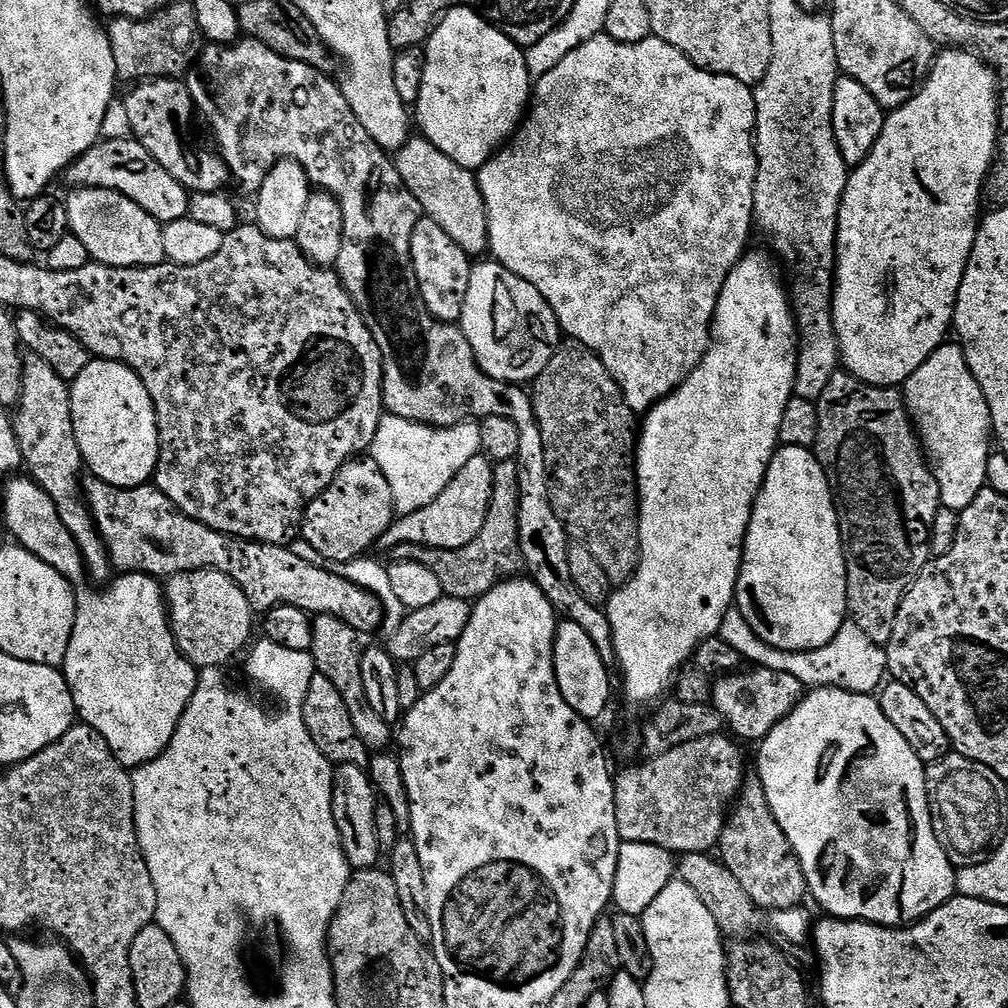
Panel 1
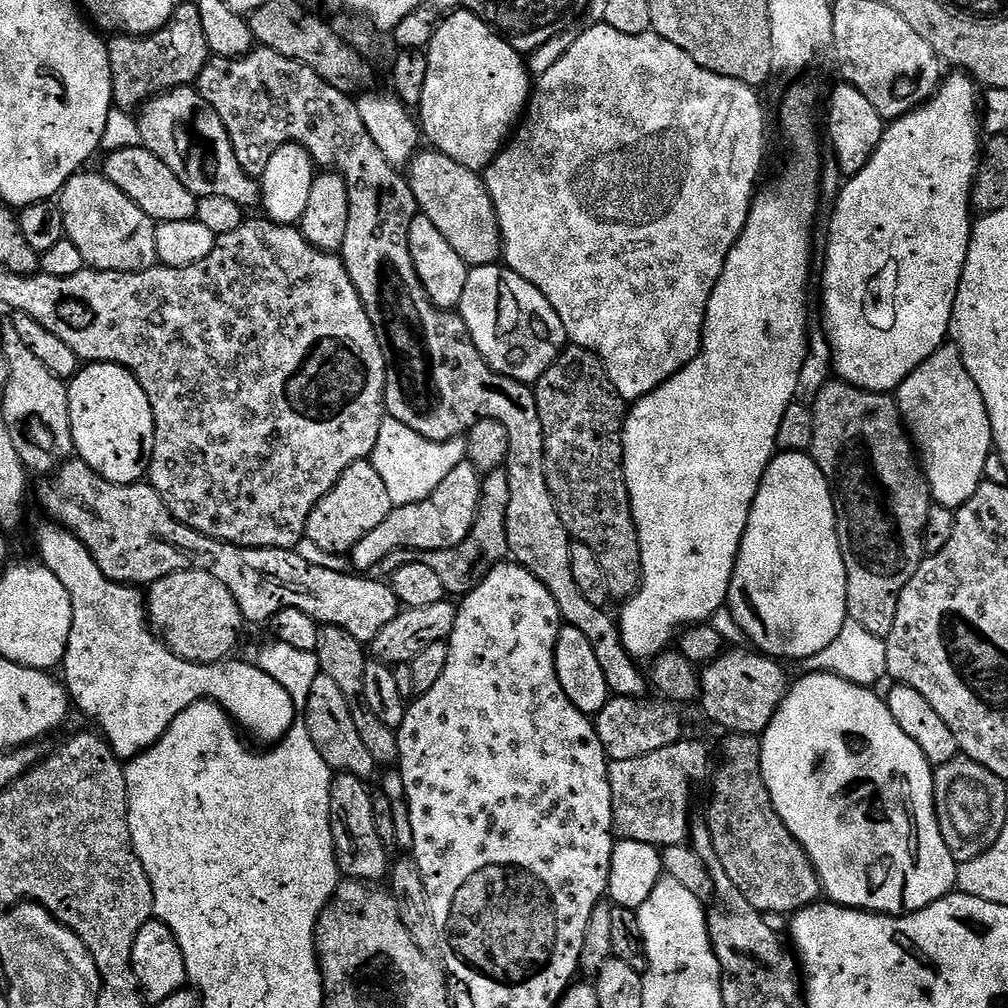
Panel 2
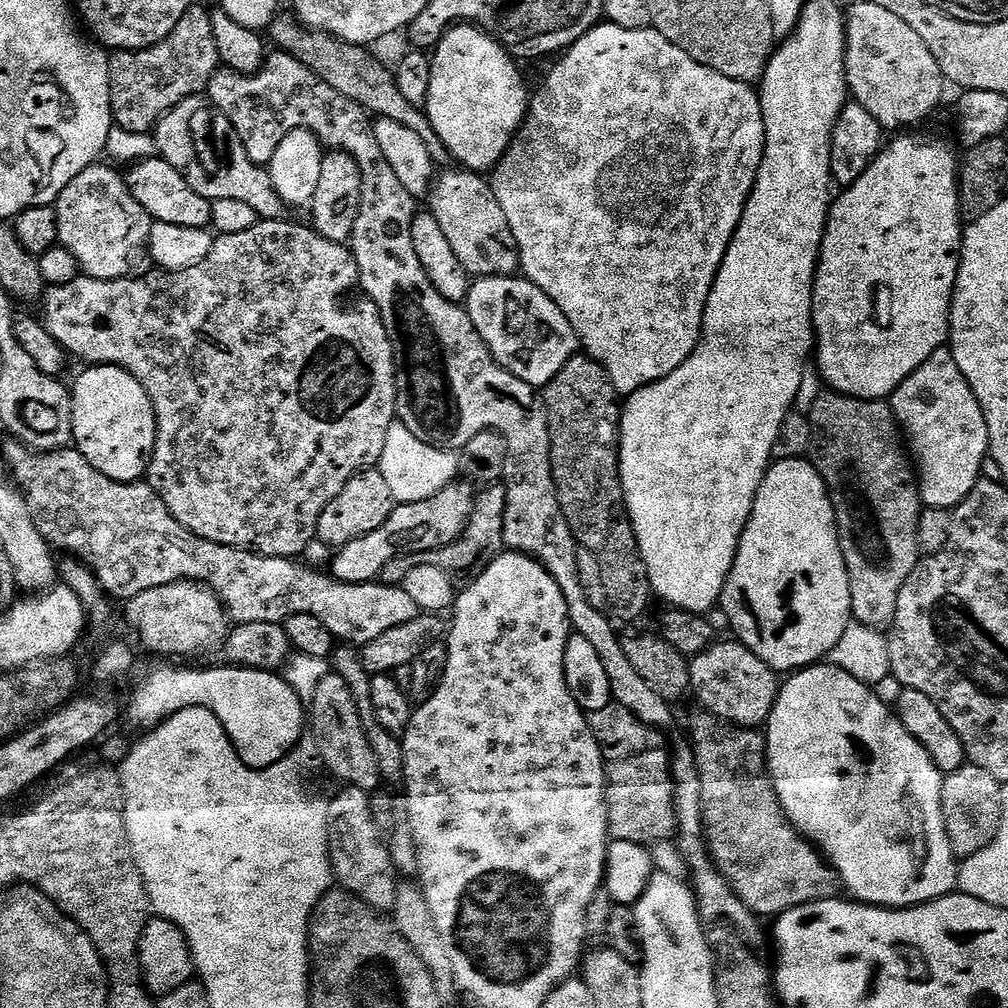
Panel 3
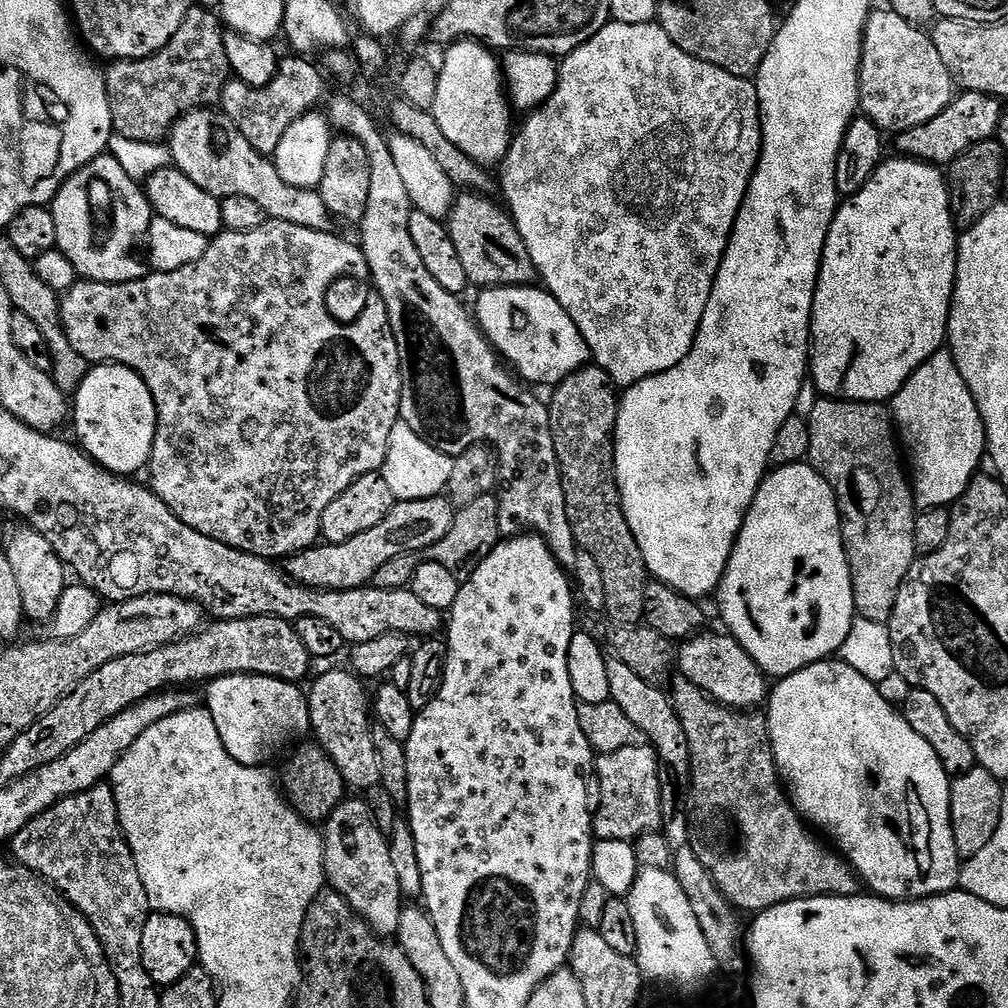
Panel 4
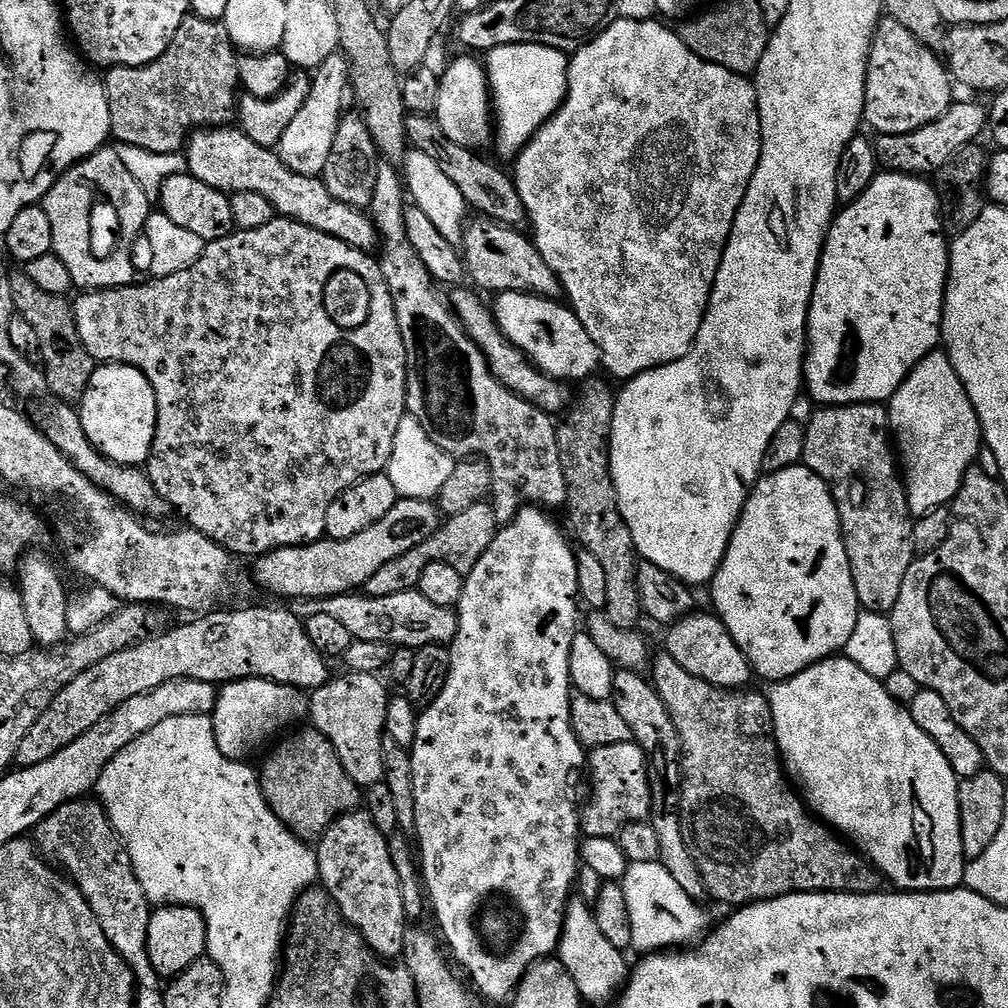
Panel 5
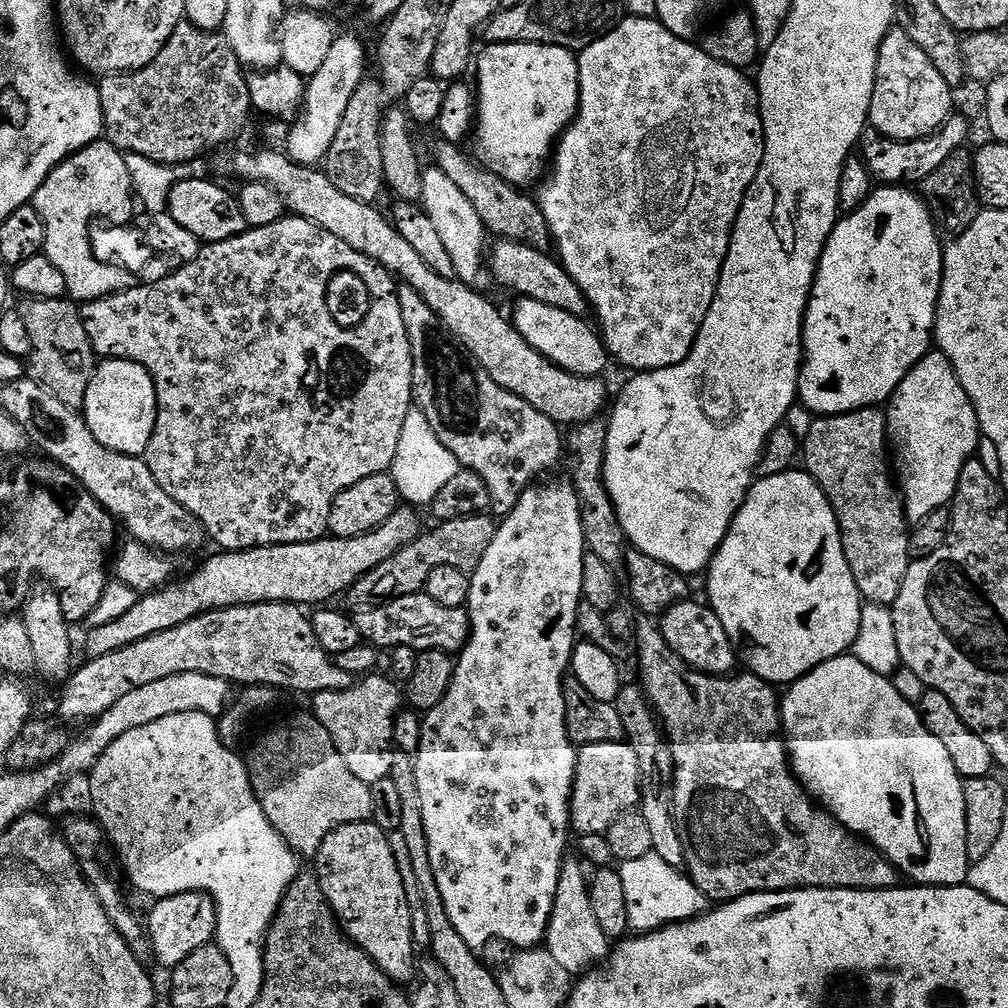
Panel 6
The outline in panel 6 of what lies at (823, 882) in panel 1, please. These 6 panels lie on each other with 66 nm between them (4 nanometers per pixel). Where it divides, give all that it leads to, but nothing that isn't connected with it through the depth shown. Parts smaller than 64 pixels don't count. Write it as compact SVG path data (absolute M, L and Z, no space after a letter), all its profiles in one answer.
M845 654L842 656L836 656L832 660L827 660L826 663L820 664L813 672L808 672L804 676L800 677L795 684L791 685L787 689L788 693L783 693L782 703L780 706L780 718L782 721L782 735L786 741L786 747L788 749L788 759L792 765L792 770L796 774L797 780L799 780L801 786L804 788L805 792L824 809L825 812L834 817L835 820L842 826L846 826L848 831L855 832L857 836L868 841L869 844L873 844L876 849L888 859L889 862L896 868L897 872L900 873L901 877L907 878L908 876L913 885L916 886L931 886L933 888L955 888L957 886L963 885L968 878L968 870L970 867L970 861L968 855L966 854L966 794L964 793L964 780L958 774L958 770L954 766L954 761L950 759L950 754L946 751L946 746L942 746L942 742L938 742L938 738L934 738L934 734L930 734L930 730L924 725L924 720L920 717L920 710L917 705L911 704L906 698L902 696L895 689L893 681L887 676L882 674L874 674L874 670L870 670L870 666L862 666L862 662L858 662L856 657L851 654Z

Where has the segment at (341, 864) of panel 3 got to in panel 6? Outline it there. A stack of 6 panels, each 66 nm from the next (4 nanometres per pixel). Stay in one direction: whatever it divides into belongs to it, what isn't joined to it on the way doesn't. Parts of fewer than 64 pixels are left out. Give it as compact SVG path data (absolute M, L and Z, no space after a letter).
M371 819L342 825L326 835L321 848L314 857L314 874L320 880L322 894L326 894L336 921L345 936L357 944L397 985L407 985L407 980L417 975L418 946L412 937L410 902L406 902L406 886L402 886L402 874L398 874L398 862L394 862L394 850L390 850L389 833L383 832Z

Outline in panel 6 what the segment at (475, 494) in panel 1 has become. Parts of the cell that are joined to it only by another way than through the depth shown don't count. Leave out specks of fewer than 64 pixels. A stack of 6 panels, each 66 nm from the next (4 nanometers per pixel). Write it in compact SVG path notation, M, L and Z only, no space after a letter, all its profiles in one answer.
M401 506L382 526L358 538L332 536L301 544L275 544L265 548L247 548L244 552L221 551L204 564L204 569L189 584L177 588L165 586L141 595L122 618L91 629L88 636L89 657L114 654L134 642L142 642L154 634L174 630L195 616L214 612L217 608L237 608L239 604L299 604L324 606L335 596L343 597L374 566L382 566L386 558L394 558L398 550L410 546L422 531L415 507Z

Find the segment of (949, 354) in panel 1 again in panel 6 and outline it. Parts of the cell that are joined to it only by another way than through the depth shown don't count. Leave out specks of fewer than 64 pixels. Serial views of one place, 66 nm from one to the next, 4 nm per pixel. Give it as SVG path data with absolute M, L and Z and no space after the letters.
M933 350L902 378L898 390L887 401L886 419L898 491L904 501L908 523L915 526L922 518L934 514L934 510L951 505L962 466L977 455L982 437L978 414L966 390L962 390L962 382L958 382L950 358Z

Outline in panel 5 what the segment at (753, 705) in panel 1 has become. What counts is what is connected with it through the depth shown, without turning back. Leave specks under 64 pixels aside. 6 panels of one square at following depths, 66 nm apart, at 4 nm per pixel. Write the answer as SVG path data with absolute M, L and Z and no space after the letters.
M700 610L693 615L683 616L667 632L668 637L664 640L668 647L665 648L667 655L672 656L674 662L678 662L682 670L686 670L686 674L694 674L694 678L702 678L702 682L710 682L710 686L733 690L747 689L751 685L748 683L754 680L752 667L742 650L738 650L734 638L728 633L719 616Z

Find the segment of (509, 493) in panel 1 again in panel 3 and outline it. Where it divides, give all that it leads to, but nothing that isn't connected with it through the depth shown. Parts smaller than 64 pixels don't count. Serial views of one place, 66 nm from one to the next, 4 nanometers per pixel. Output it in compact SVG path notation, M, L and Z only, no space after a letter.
M488 486L483 489L484 492L475 497L472 506L472 517L466 526L466 530L460 537L448 544L444 548L439 548L433 552L407 552L401 556L390 558L386 566L382 566L378 577L379 583L403 585L406 574L414 570L414 566L429 564L438 566L442 570L472 578L483 569L484 565L494 556L499 556L504 548L504 539L502 530L504 529L504 519L506 518L506 502L504 501L504 489L500 486Z

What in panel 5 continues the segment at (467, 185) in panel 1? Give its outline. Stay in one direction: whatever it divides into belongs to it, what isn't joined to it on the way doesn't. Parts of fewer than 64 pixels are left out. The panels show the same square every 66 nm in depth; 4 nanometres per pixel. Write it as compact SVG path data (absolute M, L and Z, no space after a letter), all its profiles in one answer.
M474 220L465 227L462 255L467 279L473 280L477 284L473 285L481 293L521 292L544 296L548 300L556 300L561 295L560 279L554 270L550 270L550 266L546 266L546 258L542 258L535 243L523 231L507 228L493 220Z

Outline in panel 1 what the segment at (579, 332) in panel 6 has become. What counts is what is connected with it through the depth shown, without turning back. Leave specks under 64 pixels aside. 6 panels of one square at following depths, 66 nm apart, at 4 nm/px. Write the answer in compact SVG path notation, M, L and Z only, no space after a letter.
M484 262L473 263L466 306L462 306L458 327L466 334L478 366L490 374L490 378L527 385L540 376L550 358L554 358L562 340L560 324L546 298L542 298L530 282L498 263L480 263Z

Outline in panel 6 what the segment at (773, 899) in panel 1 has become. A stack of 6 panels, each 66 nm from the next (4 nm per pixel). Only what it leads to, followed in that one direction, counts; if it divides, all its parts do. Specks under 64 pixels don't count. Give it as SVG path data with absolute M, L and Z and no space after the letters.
M640 618L636 622L636 656L640 659L639 683L648 695L648 703L652 711L656 713L656 719L660 721L661 728L668 738L668 745L672 751L674 770L672 771L672 809L678 826L678 834L682 838L682 850L684 851L684 868L686 874L702 890L702 894L712 902L727 902L748 896L751 892L790 892L793 888L862 888L865 892L881 892L884 888L895 888L901 883L902 877L896 868L873 844L848 831L825 812L811 796L805 792L788 759L786 741L782 735L782 721L780 718L781 697L777 689L768 681L743 674L729 674L727 676L707 676L704 672L694 670L682 658L676 656L676 651L666 642L664 635L660 633L657 621L652 618Z

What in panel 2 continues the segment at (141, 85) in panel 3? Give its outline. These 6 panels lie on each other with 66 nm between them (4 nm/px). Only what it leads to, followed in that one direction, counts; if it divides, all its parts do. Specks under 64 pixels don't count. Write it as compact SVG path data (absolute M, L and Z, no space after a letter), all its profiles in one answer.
M195 2L178 9L162 30L148 36L116 34L107 45L112 71L112 102L125 110L139 109L172 88L195 85L210 59L206 30L202 30L202 17Z

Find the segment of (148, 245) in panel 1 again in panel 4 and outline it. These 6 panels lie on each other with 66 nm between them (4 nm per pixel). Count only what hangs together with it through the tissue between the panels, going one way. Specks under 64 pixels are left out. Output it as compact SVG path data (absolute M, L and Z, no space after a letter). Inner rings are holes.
M107 154L96 156L89 164L72 173L57 190L50 207L58 233L56 246L62 254L66 254L66 258L70 258L77 277L94 282L121 284L140 280L146 275L145 261L142 256L140 261L136 247L145 243L154 213L145 189L137 180L130 178L126 170L122 170L118 158ZM92 184L104 184L105 190L112 195L112 233L105 238L104 244L96 237L96 216L92 213Z

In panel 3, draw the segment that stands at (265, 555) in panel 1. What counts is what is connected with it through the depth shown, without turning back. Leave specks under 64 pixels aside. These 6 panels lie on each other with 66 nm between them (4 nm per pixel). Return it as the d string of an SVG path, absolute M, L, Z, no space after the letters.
M8 442L4 448L4 460L8 463L7 471L10 473L11 479L17 488L24 493L26 502L32 511L34 522L38 526L38 530L42 534L42 538L46 538L46 542L51 544L53 549L60 550L65 548L65 553L71 554L73 557L82 558L84 563L95 572L100 587L108 593L109 597L120 599L120 602L127 602L130 598L134 598L138 594L142 594L142 590L150 590L154 586L166 586L170 582L178 582L179 580L194 580L206 587L211 588L217 598L224 605L225 611L228 613L228 619L233 625L249 624L250 622L270 622L271 624L283 624L284 619L294 614L314 614L314 618L318 618L318 622L322 622L322 626L326 626L326 630L330 630L330 634L335 636L337 641L343 642L348 646L363 646L374 642L374 638L378 638L378 634L383 634L385 630L391 630L393 626L402 626L402 622L410 622L415 616L421 615L421 610L410 599L410 594L406 594L403 586L394 584L382 584L373 582L371 584L347 584L341 580L337 580L335 576L324 570L317 570L315 567L309 566L307 563L301 562L296 558L287 556L261 556L259 552L249 552L247 548L231 548L230 546L222 546L210 542L206 538L198 538L186 526L182 526L177 522L170 510L166 510L166 506L162 502L162 498L158 498L158 494L146 482L137 482L127 484L126 482L118 482L114 478L106 478L106 474L102 474L98 470L94 470L94 466L90 466L90 462L86 462L86 458L75 447L59 448L57 452L33 452L24 444L19 442Z

